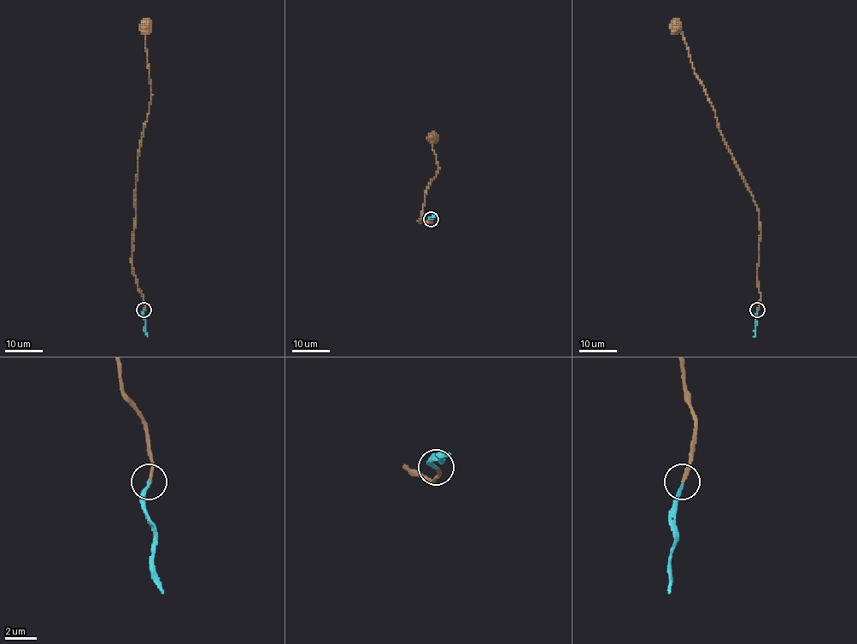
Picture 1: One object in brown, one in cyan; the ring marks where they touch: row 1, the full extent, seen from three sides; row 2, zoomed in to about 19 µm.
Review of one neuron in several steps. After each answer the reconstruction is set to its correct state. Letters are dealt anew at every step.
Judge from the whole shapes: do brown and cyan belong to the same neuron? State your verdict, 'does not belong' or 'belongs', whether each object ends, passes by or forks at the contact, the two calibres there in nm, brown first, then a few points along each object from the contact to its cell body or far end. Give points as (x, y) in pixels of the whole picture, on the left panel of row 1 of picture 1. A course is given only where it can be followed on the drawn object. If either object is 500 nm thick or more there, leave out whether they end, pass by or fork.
belongs; brown ends there; cyan ends there; 200 nm thick on the brown side, 200 nm on the other; brown runs (143, 310), (143, 296), (137, 286), (132, 263), (138, 153), (151, 98), (143, 26), (146, 25); cyan runs (143, 310), (144, 333), (148, 337)

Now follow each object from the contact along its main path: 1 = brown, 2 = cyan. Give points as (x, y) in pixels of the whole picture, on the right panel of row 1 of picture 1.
1: (757, 310), (759, 209), (693, 67), (683, 34), (676, 25)
2: (757, 310), (754, 337)

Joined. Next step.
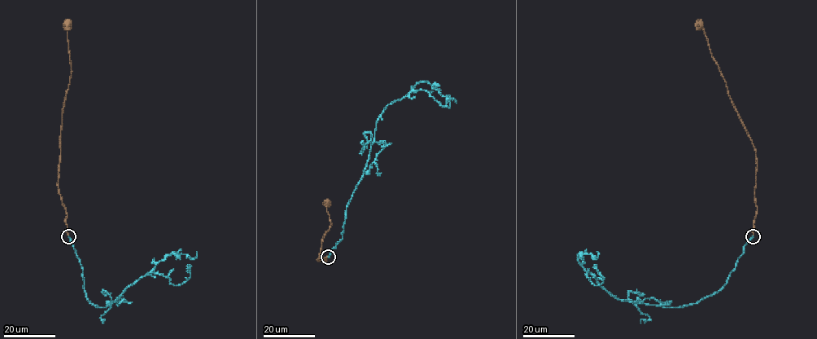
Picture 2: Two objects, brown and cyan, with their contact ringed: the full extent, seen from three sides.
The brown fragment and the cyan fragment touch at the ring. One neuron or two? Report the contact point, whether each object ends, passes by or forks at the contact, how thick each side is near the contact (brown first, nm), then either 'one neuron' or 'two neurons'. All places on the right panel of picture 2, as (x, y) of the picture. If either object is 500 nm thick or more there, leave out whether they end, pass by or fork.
at (753, 236); brown ends there; cyan ends there; 200 nm thick on the brown side, 240 nm on the other; one neuron

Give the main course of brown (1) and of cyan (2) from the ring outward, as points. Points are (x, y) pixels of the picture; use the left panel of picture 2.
1: (68, 235), (66, 209), (58, 187), (62, 111), (72, 73), (65, 24), (67, 24)
2: (68, 236), (79, 258), (86, 297), (98, 307), (115, 301), (172, 253), (194, 258), (196, 251)

